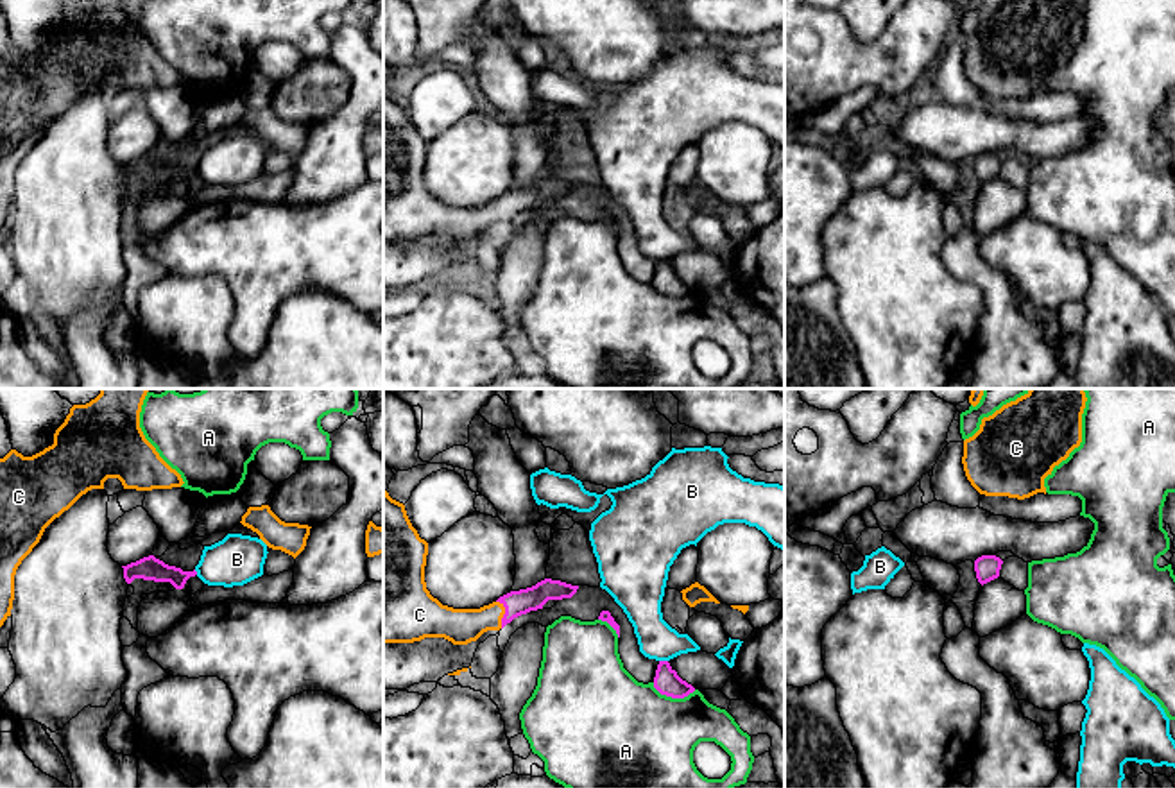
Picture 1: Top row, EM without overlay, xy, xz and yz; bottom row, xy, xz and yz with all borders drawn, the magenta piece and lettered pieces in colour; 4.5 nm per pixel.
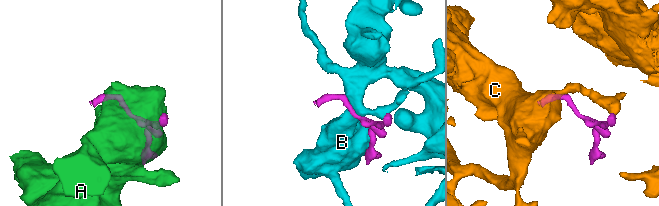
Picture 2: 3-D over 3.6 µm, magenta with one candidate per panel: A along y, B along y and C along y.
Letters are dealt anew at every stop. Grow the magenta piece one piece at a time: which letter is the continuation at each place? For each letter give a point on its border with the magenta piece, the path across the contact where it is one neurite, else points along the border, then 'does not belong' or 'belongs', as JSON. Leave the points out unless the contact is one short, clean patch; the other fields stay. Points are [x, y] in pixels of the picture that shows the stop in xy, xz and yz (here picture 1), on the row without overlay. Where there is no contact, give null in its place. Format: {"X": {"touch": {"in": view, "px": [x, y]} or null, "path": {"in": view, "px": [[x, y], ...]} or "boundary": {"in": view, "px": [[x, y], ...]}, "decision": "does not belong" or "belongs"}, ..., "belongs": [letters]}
{"A": {"touch": {"in": "xz", "px": [674, 296]}, "decision": "does not belong"}, "B": {"touch": {"in": "xz", "px": [663, 260]}, "boundary": {"in": "xz", "px": [[660, 258], [667, 260]]}, "decision": "does not belong"}, "C": {"touch": {"in": "xz", "px": [504, 214]}, "path": {"in": "xz", "px": [[520, 201], [504, 214], [459, 224]]}, "decision": "belongs"}, "belongs": ["C"]}

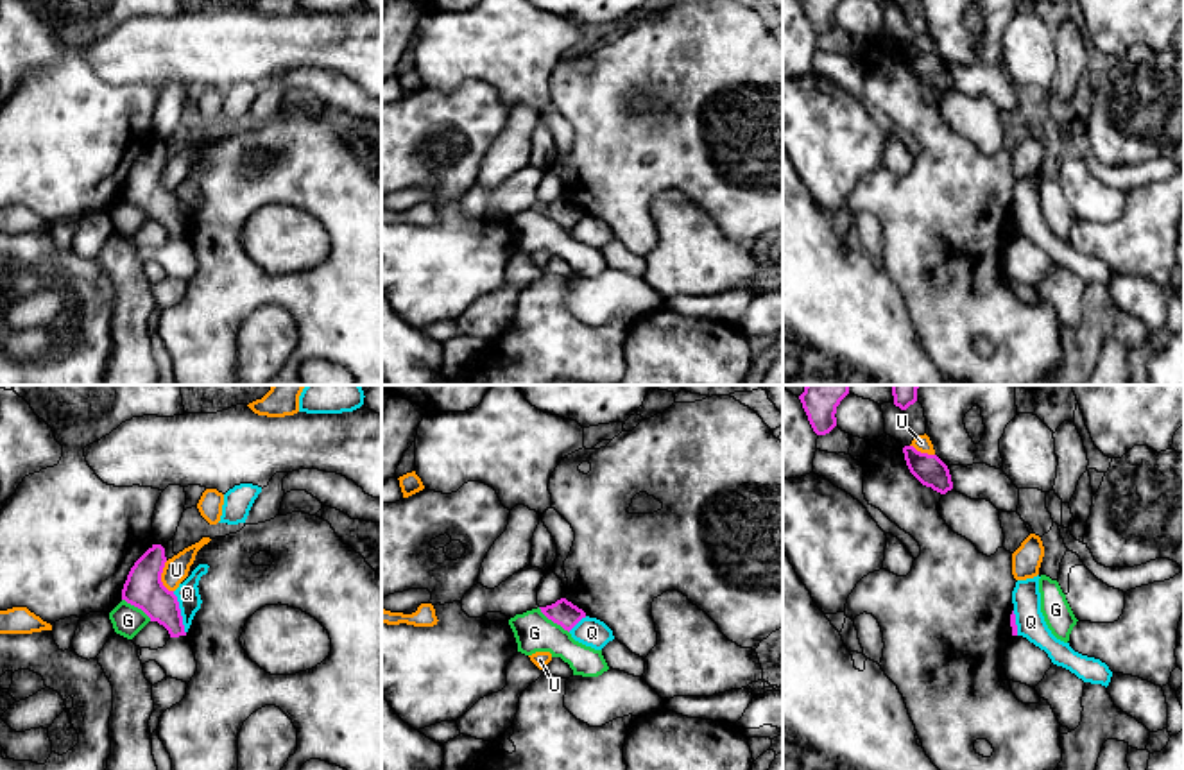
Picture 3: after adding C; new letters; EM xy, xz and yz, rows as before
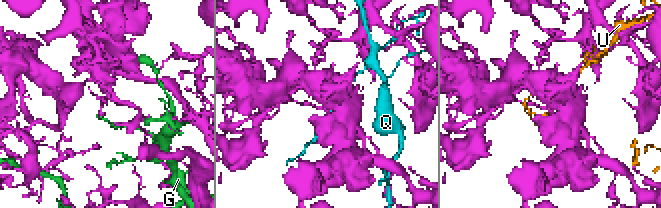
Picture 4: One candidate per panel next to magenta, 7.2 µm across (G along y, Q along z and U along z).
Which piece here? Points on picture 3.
{"G": {"touch": {"in": "xz", "px": [554, 221]}, "decision": "does not belong"}, "Q": {"touch": {"in": "xy", "px": [180, 212]}, "decision": "does not belong"}, "U": {"touch": {"in": "xy", "px": [160, 176]}, "decision": "does not belong"}, "belongs": []}

